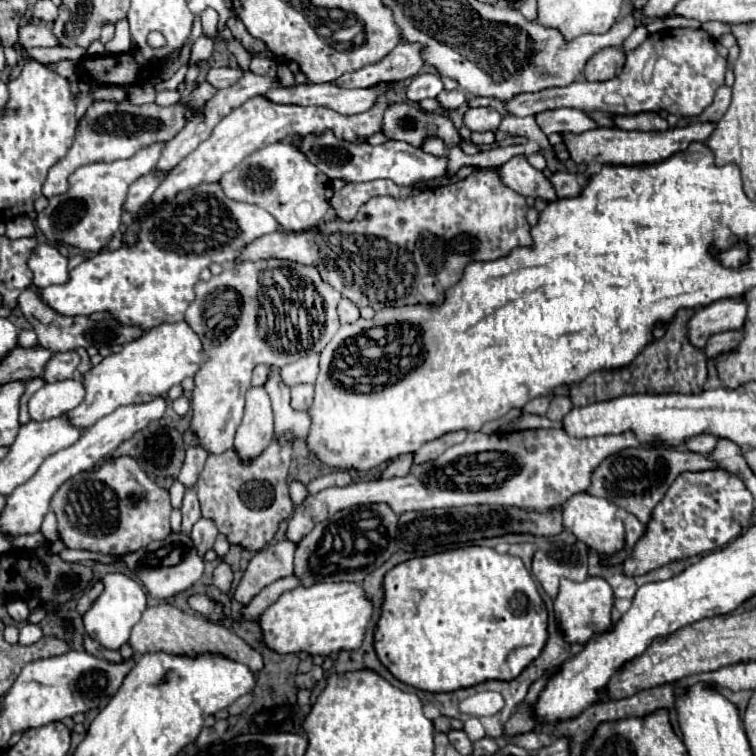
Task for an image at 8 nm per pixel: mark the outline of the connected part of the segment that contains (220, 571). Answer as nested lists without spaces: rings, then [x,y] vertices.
[[[222,561],[222,563],[220,563],[216,569],[214,569],[212,585],[214,585],[214,587],[218,587],[220,591],[228,593],[228,591],[230,591],[230,587],[232,587],[232,579],[234,579],[234,573],[232,573],[230,565]]]

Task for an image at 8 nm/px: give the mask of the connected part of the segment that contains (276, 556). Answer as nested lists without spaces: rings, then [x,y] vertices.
[[[280,541],[258,551],[248,563],[240,583],[236,585],[234,599],[246,605],[262,587],[274,583],[276,579],[292,575],[296,545],[290,541]]]

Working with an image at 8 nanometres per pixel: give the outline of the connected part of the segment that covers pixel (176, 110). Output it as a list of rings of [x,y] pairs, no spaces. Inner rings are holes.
[[[204,81],[204,83],[198,83],[178,103],[168,105],[168,107],[160,107],[156,103],[134,105],[128,99],[124,99],[124,101],[94,101],[88,107],[86,115],[78,123],[70,153],[50,169],[44,189],[42,189],[44,197],[52,199],[54,195],[64,193],[68,189],[68,177],[82,165],[90,165],[90,163],[98,163],[98,161],[112,163],[116,159],[128,159],[136,151],[140,151],[140,147],[148,147],[152,143],[166,143],[170,139],[174,139],[180,133],[180,127],[184,127],[184,123],[188,123],[188,115],[192,115],[192,111],[200,111],[200,107],[204,107],[204,103],[208,103],[208,99],[212,99],[212,95],[216,95],[216,91],[218,91],[216,87],[212,87],[210,83]]]

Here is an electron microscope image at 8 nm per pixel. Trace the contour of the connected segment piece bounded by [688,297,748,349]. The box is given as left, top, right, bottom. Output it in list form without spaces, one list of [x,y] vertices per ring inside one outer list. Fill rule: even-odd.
[[[742,297],[722,299],[698,309],[688,323],[688,337],[694,347],[704,347],[710,335],[740,331],[746,321],[746,301]]]

